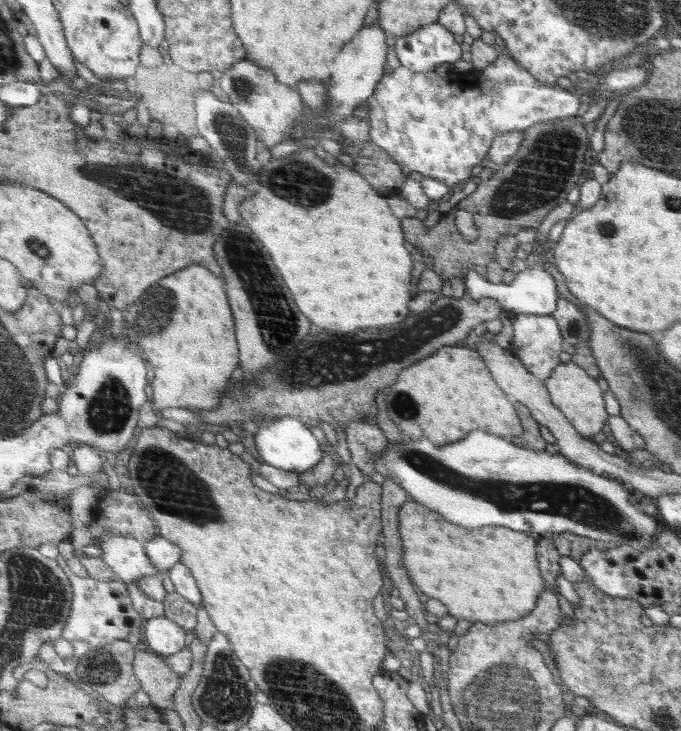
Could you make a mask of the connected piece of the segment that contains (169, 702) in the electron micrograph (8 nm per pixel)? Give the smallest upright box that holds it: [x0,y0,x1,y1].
[133,648,181,709]

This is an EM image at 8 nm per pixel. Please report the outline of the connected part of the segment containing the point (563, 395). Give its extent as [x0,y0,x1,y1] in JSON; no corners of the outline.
[543,361,608,437]

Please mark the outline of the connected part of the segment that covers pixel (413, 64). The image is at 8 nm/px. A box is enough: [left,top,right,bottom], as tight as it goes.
[394,22,462,72]

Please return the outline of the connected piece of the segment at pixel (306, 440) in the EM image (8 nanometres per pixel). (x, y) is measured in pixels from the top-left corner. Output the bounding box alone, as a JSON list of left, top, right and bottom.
[254,417,324,473]

